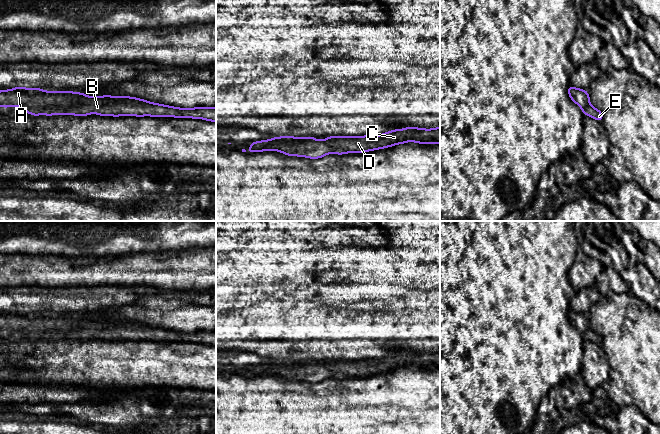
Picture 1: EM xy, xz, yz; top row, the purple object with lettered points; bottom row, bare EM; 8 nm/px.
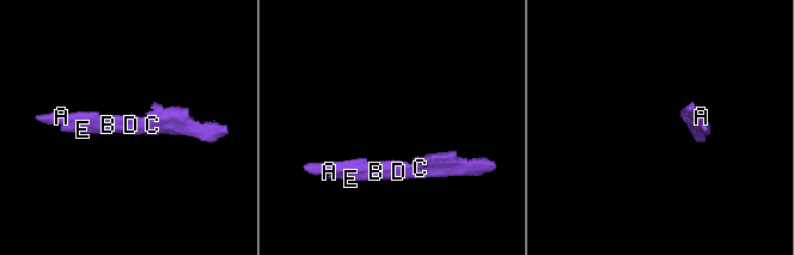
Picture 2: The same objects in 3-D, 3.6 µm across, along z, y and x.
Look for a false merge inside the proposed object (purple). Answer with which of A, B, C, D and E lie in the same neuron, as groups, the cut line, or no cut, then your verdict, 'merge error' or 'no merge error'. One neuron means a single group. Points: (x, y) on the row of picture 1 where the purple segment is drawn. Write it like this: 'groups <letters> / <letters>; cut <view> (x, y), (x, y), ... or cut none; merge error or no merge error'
groups A B C D E; cut none; no merge error

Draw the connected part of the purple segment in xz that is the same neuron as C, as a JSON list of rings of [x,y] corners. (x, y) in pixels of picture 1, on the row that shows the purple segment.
[[[406,127],[381,135],[330,136],[324,140],[317,140],[315,137],[281,136],[255,141],[249,145],[248,152],[279,151],[287,156],[318,159],[331,153],[338,155],[364,153],[407,142],[440,144],[440,127],[432,129]]]

